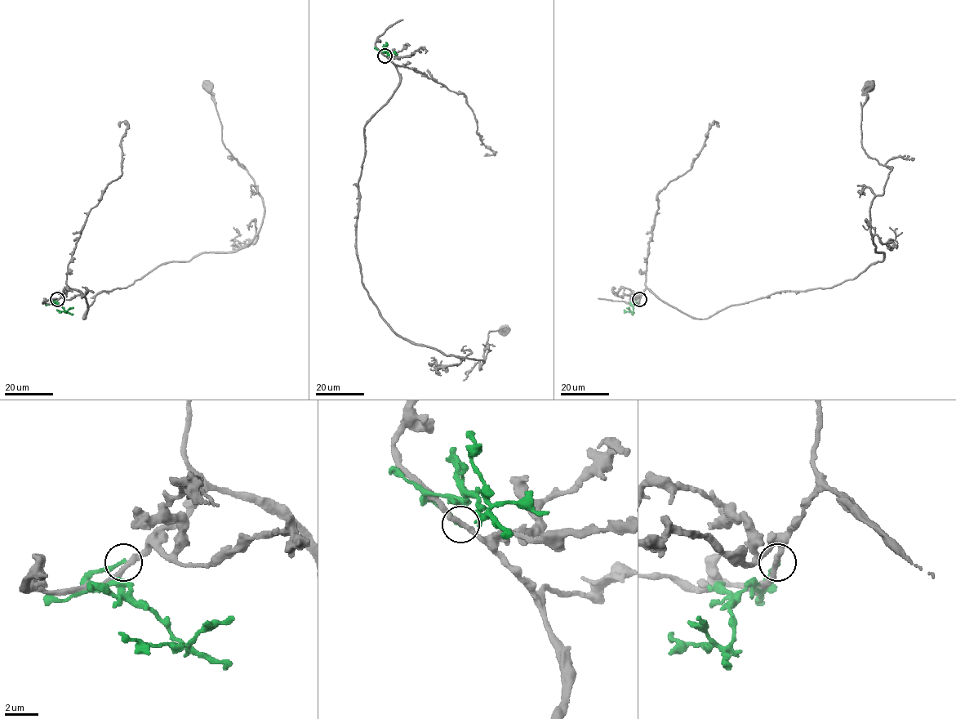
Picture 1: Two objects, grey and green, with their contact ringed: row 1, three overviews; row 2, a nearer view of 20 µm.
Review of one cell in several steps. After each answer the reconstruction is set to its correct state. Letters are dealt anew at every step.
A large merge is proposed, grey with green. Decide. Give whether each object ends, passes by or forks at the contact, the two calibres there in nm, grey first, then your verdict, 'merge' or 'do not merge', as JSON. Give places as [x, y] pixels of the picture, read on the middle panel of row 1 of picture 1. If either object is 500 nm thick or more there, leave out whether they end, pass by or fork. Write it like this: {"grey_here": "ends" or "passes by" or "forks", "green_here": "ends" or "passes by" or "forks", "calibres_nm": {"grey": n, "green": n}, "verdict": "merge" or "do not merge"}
{"grey_here": "passes by", "green_here": "ends", "calibres_nm": {"grey": 320, "green": 240}, "verdict": "do not merge"}

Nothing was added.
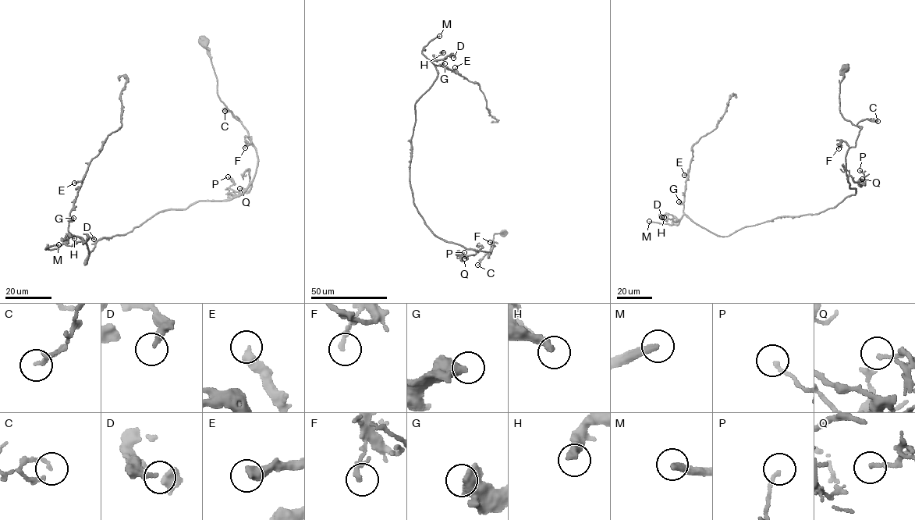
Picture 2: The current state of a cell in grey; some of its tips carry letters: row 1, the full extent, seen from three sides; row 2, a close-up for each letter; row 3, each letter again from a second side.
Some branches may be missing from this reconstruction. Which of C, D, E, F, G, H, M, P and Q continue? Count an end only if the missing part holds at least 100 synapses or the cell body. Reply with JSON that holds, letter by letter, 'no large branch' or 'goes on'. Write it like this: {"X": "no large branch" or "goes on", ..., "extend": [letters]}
{"C": "no large branch", "D": "no large branch", "E": "no large branch", "F": "no large branch", "G": "no large branch", "H": "no large branch", "M": "goes on", "P": "no large branch", "Q": "no large branch", "extend": ["M"]}

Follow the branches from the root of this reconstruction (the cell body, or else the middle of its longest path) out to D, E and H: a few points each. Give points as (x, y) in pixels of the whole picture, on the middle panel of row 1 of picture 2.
D: (503, 233), (494, 234), (487, 258), (441, 239), (413, 202), (415, 103), (437, 75), (432, 60), (453, 58)
E: (503, 233), (494, 234), (487, 258), (441, 239), (413, 202), (415, 103), (436, 65), (455, 67)
H: (503, 233), (494, 234), (487, 258), (441, 239), (413, 202), (414, 105), (443, 52)

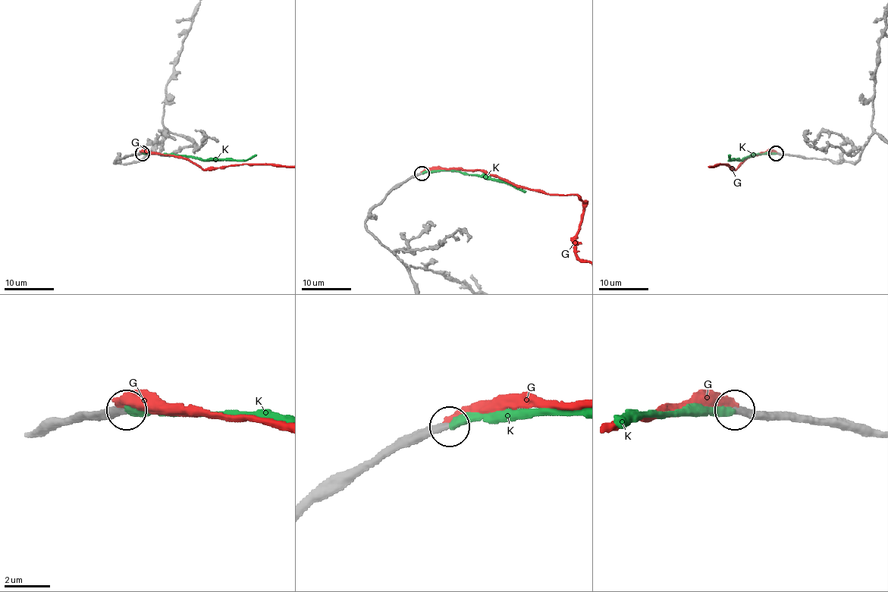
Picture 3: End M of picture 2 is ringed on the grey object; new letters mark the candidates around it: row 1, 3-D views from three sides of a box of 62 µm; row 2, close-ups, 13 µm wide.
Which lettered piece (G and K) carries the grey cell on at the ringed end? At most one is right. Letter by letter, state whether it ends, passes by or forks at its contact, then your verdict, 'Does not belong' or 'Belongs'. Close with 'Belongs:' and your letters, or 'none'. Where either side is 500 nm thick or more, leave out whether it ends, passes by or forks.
G: It ends there. Does not belong
K: It ends there. Belongs
Belongs: K

